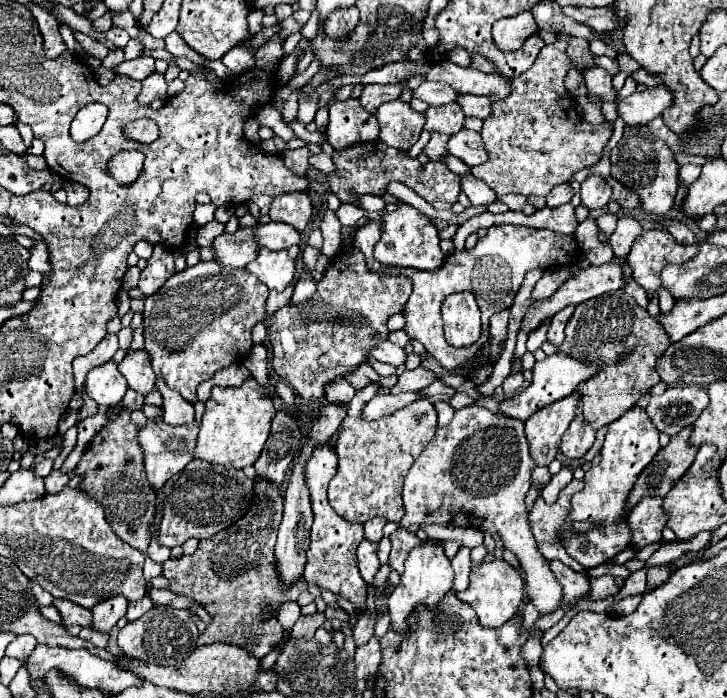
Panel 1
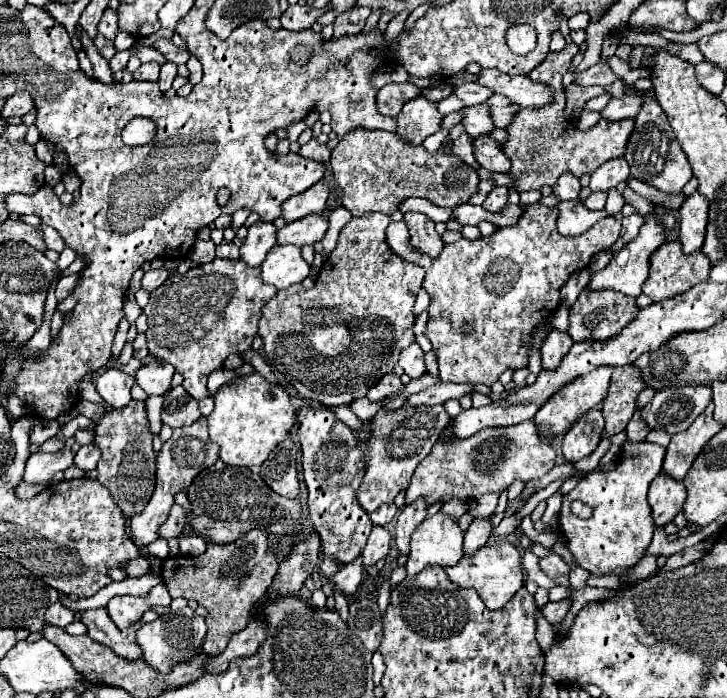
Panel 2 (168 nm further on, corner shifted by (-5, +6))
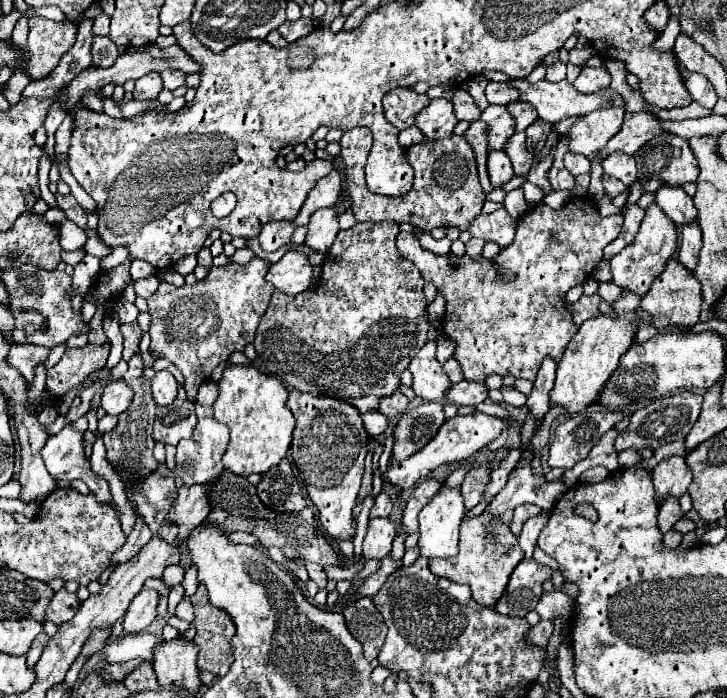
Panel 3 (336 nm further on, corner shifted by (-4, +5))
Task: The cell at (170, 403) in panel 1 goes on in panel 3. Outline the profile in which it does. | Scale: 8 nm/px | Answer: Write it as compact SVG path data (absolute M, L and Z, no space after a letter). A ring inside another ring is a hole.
M175 400L171 406L159 406L155 414L153 440L177 446L179 440L189 438L195 430L195 406L189 400Z

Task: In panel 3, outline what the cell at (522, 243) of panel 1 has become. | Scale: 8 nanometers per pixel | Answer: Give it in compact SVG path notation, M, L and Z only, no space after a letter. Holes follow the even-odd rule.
M581 196L581 198L571 198L571 202L567 202L567 204L565 204L563 208L559 208L559 210L553 210L553 208L549 208L547 204L541 202L541 204L537 204L533 210L525 212L525 214L519 218L519 222L517 222L517 232L515 232L513 244L511 244L509 248L501 250L501 254L497 256L497 262L489 262L489 260L485 260L485 258L481 258L481 260L471 260L469 256L461 256L461 258L455 256L455 266L449 266L449 256L437 256L437 254L433 254L433 252L429 252L429 250L425 250L425 248L421 248L421 244L417 242L417 238L415 238L413 234L401 232L401 234L397 236L397 248L399 248L401 256L405 256L407 260L411 260L411 262L419 268L419 272L423 274L423 278L429 280L429 282L433 282L433 284L437 286L437 290L439 290L441 294L445 294L445 300L447 300L447 314L445 314L445 328L443 328L443 330L445 330L445 334L447 334L451 340L455 340L455 344L457 344L457 348L455 348L455 358L459 360L459 364L461 364L461 368L463 368L465 380L485 382L485 378L487 378L489 374L501 374L501 376L513 374L515 378L535 380L537 370L539 370L541 362L543 362L547 356L553 358L555 362L559 362L559 360L563 358L565 346L569 344L569 340L571 340L573 334L577 332L577 326L573 324L569 312L565 310L565 294L567 294L567 290L571 290L573 286L585 282L585 280L591 276L593 268L595 268L595 266L601 262L601 258L603 258L603 248L619 236L621 226L623 226L623 214L603 218L603 216L599 216L599 210L595 208L595 202L591 204L589 200L591 200L591 198L587 198L587 196L585 196L585 198L583 198L583 196Z

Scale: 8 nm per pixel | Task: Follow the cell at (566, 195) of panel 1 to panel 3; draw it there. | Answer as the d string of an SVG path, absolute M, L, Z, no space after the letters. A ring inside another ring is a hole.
M561 138L559 144L557 144L557 152L555 152L553 166L551 166L551 170L547 172L547 178L549 178L549 184L551 184L553 190L573 190L573 186L575 186L575 178L573 178L571 172L563 166L563 154L567 152L565 148L567 148L567 144L565 144L565 140Z

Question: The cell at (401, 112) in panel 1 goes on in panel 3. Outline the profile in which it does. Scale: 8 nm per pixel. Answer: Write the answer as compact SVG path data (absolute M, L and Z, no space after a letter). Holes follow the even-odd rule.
M445 98L431 100L431 104L417 114L417 128L429 140L449 138L457 126L457 122L459 120L453 114L453 104Z

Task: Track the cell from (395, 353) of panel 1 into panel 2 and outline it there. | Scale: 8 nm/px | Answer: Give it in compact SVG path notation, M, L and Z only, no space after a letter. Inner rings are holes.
M410 343L406 349L402 349L400 359L398 359L398 365L412 379L424 375L426 373L426 367L424 367L424 351L420 349L420 345L418 343Z

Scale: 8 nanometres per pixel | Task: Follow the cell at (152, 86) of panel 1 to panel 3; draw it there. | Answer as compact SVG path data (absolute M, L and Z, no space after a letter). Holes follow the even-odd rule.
M165 70L165 72L161 72L161 78L163 78L163 86L173 92L175 88L185 86L187 74L185 72L179 72L179 70Z

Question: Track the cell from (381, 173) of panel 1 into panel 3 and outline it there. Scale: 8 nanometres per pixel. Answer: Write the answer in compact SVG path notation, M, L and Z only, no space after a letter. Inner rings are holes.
M353 128L347 130L341 138L341 164L345 166L347 174L347 188L353 200L353 214L357 222L383 222L393 220L397 224L409 222L419 226L421 230L431 232L439 226L455 226L459 232L469 228L469 222L481 214L485 194L477 180L477 164L473 158L471 146L461 136L445 138L441 142L423 140L407 150L409 162L415 168L415 184L407 196L401 198L387 198L379 194L371 194L367 190L365 180L365 165L371 150L371 130L367 128Z

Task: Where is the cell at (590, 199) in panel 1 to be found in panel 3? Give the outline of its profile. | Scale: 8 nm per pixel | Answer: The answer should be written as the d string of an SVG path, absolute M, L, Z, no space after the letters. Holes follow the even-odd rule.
M617 150L609 156L603 158L603 172L609 176L619 178L625 186L631 186L637 178L637 166L635 166L635 158Z

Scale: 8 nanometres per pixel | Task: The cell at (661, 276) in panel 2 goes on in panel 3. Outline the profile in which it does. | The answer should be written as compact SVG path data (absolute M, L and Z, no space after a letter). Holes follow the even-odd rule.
M671 258L663 270L663 274L653 282L651 290L645 294L641 308L655 320L653 326L657 330L665 330L667 326L679 326L683 332L691 330L699 322L701 310L701 284L695 274L689 272L677 258Z

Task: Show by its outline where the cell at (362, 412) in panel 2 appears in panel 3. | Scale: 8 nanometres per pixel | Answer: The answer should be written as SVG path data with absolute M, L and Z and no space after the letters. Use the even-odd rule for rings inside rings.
M379 410L363 414L363 422L365 422L365 428L367 428L367 432L369 432L371 438L377 438L387 428L387 424L389 424L387 418Z

